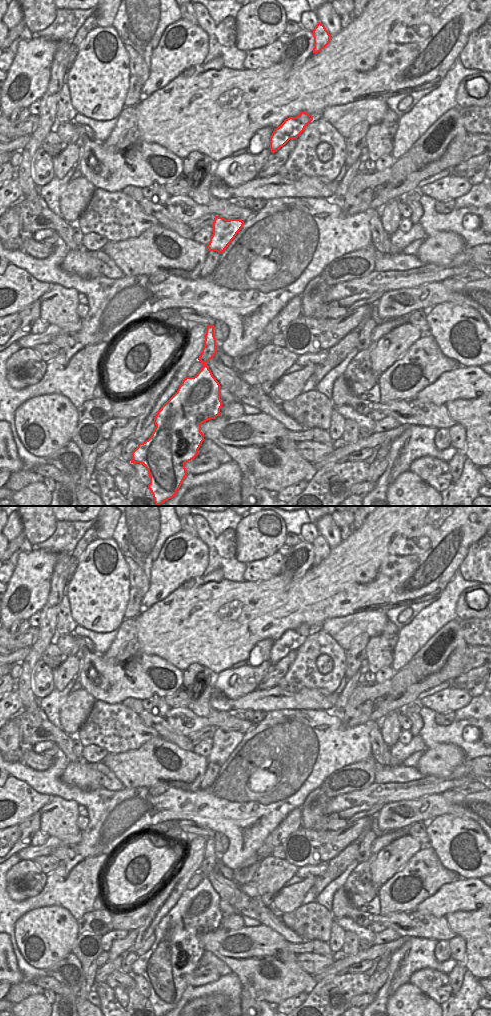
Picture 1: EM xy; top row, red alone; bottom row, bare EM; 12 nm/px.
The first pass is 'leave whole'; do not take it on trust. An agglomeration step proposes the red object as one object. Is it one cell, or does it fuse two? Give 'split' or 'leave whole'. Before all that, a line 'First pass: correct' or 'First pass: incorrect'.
First pass: incorrect
split

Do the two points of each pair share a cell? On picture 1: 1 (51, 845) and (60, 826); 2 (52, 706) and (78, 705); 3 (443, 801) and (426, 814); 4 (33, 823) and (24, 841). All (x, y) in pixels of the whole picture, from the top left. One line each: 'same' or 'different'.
1: different
2: different
3: same
4: same

